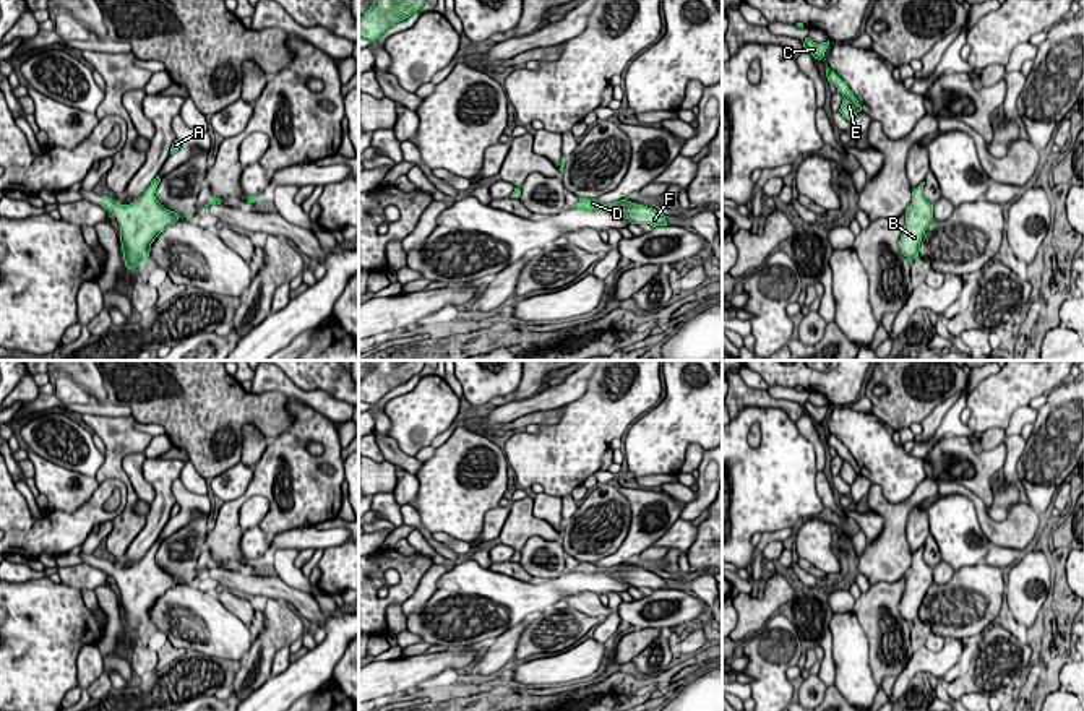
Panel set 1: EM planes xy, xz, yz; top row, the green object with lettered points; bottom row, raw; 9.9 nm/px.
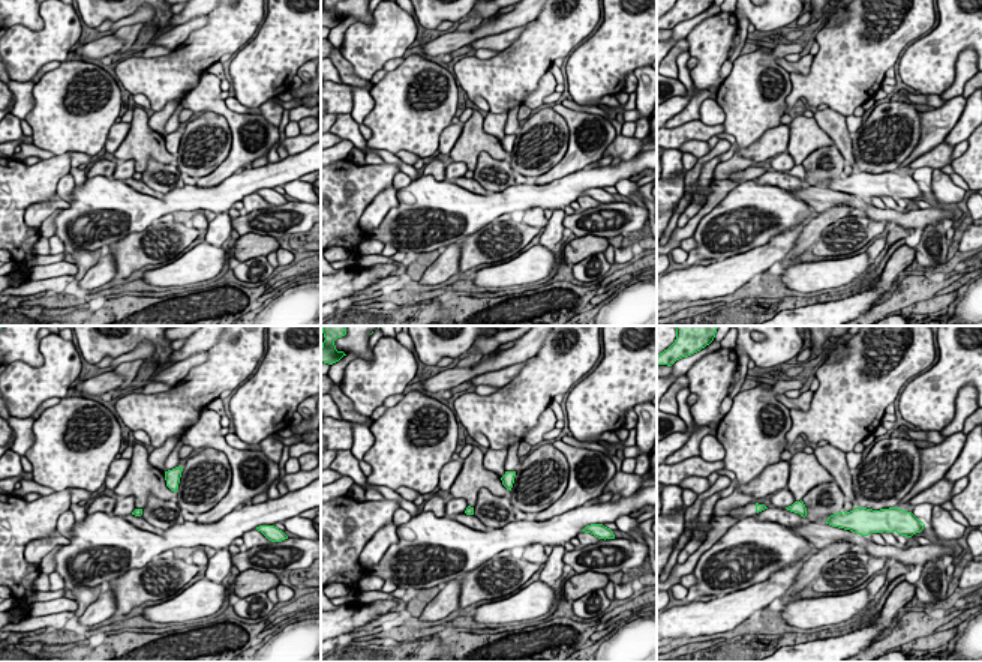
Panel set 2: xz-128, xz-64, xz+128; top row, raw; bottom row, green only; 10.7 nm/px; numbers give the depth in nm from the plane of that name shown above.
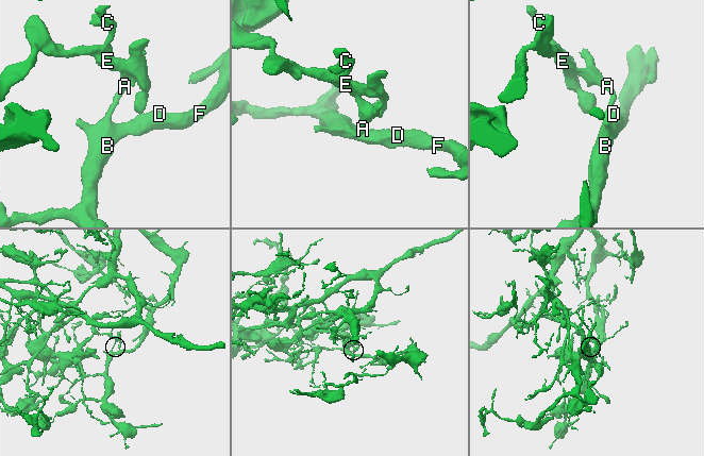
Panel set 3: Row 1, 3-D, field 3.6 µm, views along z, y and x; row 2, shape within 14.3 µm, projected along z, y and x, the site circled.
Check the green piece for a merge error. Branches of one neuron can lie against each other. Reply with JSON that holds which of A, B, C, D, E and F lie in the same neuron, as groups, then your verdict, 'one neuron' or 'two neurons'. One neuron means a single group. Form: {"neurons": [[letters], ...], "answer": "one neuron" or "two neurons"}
{"neurons": [["A", "C", "E"], ["B", "D", "F"]], "answer": "two neurons"}

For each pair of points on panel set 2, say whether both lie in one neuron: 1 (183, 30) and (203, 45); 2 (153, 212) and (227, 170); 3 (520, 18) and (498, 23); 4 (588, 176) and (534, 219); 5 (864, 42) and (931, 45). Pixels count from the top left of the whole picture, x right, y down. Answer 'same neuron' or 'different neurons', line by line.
1: different neurons
2: different neurons
3: same neuron
4: different neurons
5: different neurons

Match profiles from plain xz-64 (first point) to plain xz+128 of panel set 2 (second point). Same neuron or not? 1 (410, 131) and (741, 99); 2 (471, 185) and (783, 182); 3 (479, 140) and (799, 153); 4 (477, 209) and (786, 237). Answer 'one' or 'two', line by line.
1: one
2: one
3: one
4: two

